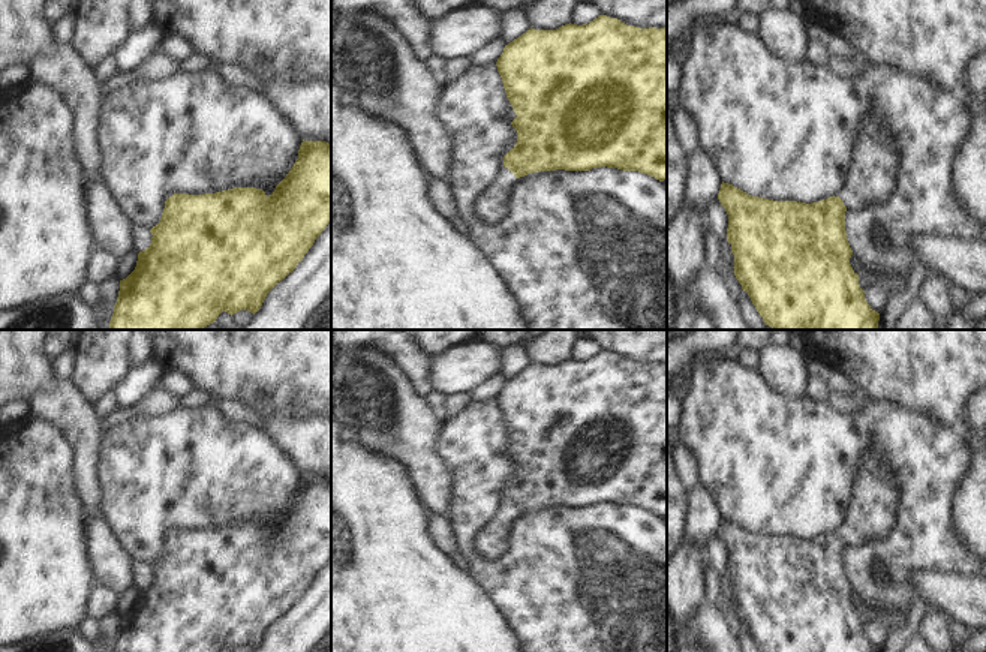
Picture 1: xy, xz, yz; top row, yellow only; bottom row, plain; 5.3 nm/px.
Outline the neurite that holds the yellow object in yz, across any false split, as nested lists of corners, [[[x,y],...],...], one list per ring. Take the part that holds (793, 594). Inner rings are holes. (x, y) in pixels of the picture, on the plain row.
[[[871,447],[857,468],[847,519],[838,532],[812,540],[773,537],[722,517],[718,535],[728,550],[727,577],[734,591],[734,612],[760,652],[880,652],[865,636],[859,610],[850,600],[853,586],[845,547],[890,538],[898,508],[896,480]]]

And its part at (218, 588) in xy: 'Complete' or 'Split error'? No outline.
Complete.

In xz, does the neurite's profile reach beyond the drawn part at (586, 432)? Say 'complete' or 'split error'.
split error

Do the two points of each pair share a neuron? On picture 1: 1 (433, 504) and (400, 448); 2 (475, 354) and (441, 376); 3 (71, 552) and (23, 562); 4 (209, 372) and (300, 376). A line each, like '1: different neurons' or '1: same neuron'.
1: same neuron
2: same neuron
3: same neuron
4: same neuron

